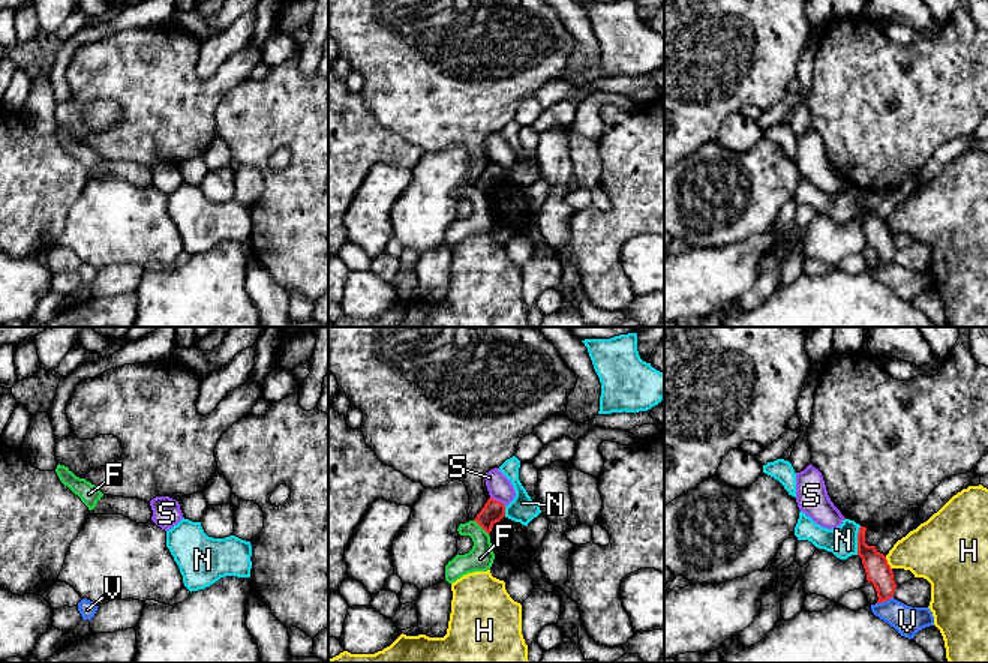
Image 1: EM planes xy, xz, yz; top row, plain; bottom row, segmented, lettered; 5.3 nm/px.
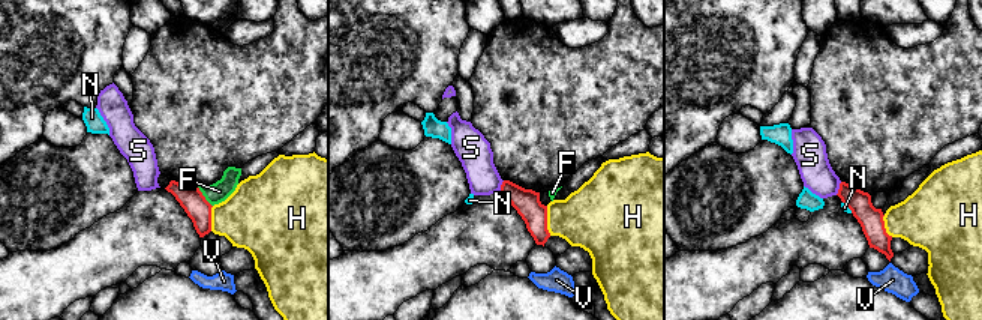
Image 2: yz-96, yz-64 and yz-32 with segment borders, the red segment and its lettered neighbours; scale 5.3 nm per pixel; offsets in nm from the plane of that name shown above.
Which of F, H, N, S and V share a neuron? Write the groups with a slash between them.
F / H / N / S / V

